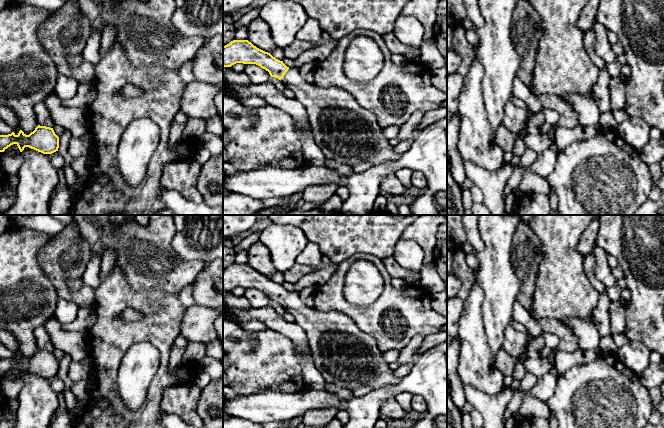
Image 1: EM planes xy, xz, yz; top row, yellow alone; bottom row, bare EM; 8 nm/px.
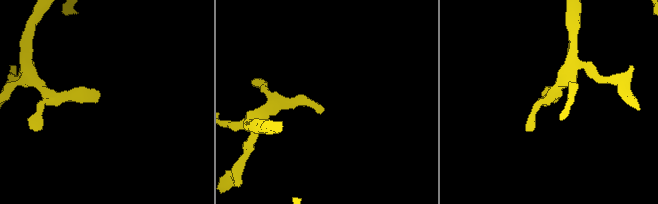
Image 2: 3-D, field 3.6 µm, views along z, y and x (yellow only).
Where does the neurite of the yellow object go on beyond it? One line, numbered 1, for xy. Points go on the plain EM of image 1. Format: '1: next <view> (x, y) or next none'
1: next none

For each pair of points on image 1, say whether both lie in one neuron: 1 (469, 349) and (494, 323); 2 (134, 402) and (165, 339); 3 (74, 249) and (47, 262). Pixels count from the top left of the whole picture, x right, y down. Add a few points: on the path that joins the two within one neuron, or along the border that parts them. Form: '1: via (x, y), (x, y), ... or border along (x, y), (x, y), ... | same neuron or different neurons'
1: border along (481, 310), (485, 338), (491, 356) | different neurons
2: border along (137, 342), (149, 342), (158, 351), (155, 375) | different neurons
3: via (67, 254), (61, 259), (54, 259) | same neuron

